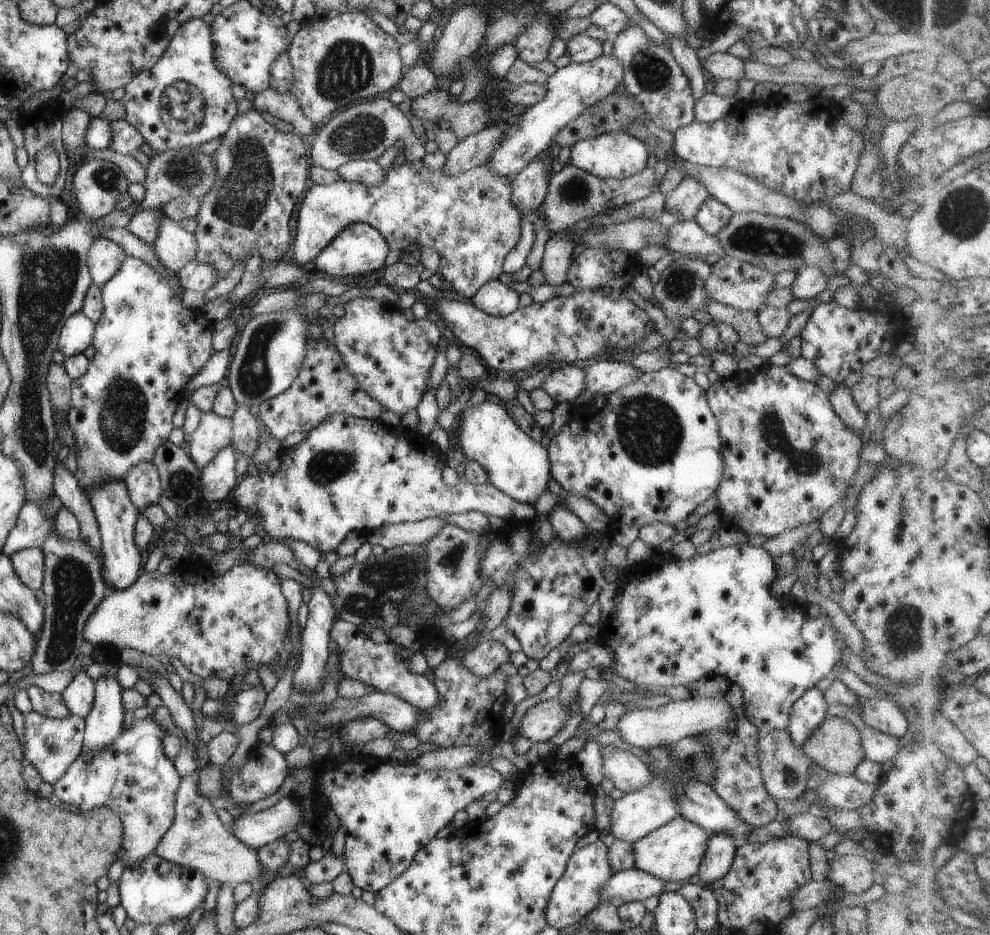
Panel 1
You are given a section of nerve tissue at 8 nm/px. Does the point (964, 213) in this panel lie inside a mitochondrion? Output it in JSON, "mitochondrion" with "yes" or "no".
{"mitochondrion":"yes"}

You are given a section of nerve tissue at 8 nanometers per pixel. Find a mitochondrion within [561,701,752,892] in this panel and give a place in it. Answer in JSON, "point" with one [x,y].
{"point":[690,765]}

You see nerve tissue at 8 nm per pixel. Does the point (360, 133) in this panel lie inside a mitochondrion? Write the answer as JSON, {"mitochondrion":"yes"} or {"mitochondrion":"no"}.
{"mitochondrion":"yes"}

